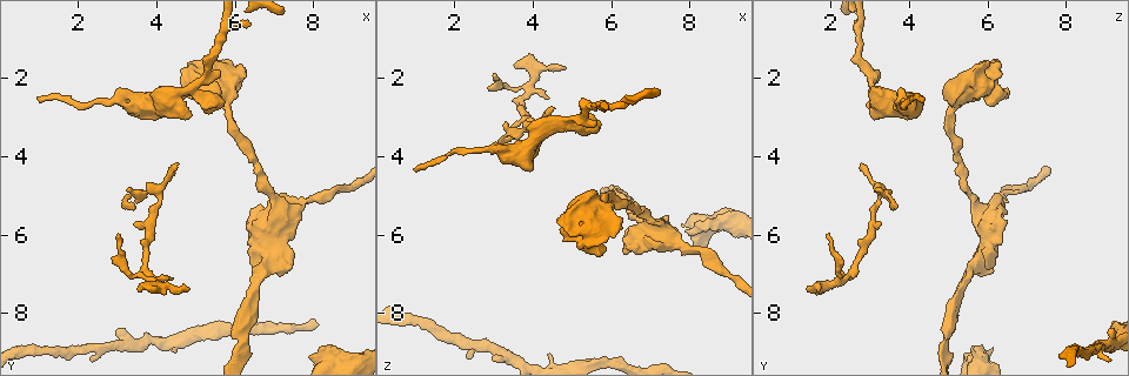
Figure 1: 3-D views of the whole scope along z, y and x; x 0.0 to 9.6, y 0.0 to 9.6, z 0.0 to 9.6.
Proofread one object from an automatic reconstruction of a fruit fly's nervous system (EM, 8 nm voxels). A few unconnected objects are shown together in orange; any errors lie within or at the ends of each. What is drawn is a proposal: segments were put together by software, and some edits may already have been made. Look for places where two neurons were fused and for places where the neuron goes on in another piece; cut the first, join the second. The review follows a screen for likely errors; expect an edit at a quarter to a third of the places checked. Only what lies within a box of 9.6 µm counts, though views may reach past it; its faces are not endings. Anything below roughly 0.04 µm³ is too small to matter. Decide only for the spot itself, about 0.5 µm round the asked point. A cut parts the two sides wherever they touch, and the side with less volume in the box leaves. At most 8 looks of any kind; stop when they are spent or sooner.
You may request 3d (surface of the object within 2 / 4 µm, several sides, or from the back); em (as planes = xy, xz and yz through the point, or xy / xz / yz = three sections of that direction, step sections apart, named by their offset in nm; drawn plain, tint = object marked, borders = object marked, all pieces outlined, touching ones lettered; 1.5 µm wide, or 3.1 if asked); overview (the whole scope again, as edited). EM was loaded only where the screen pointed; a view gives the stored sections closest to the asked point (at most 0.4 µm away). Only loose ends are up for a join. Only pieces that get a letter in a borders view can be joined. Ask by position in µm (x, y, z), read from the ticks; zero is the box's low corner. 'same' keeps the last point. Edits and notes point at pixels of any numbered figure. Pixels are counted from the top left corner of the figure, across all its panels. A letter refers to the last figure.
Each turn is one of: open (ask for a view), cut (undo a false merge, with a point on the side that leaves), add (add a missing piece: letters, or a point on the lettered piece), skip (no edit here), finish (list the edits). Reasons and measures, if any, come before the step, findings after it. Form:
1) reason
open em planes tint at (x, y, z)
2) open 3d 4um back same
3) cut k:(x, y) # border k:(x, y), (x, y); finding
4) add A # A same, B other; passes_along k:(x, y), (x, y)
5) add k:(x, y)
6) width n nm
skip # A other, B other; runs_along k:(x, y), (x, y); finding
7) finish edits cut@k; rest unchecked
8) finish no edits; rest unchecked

branch stops here
open 3d 2um at (4.80, 2.95, 3.15)

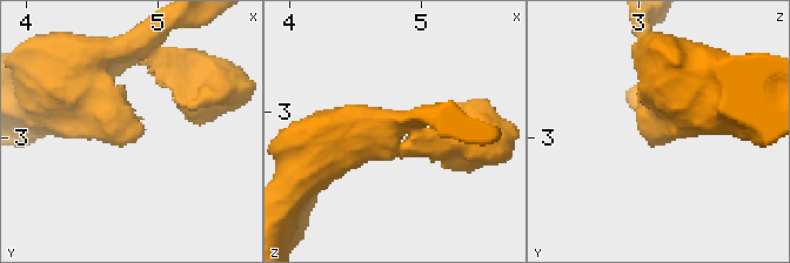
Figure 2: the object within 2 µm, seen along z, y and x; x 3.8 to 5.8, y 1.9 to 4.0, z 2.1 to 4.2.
shape alone is not enough
open em planes borders at (4.86, 2.92, 3.16)

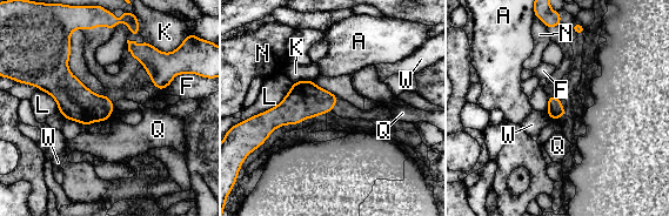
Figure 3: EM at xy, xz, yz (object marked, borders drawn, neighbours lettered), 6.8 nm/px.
skip # A other, F other, K other, L other, N other, Q other, W other; border 3:(546, 113), (553, 119); none of them fits

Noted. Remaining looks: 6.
an open end
open em planes plain at (3.40, 5.70, 3.25)

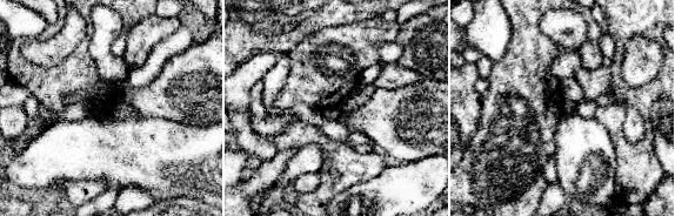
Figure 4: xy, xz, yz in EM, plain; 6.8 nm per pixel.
open em planes borders same

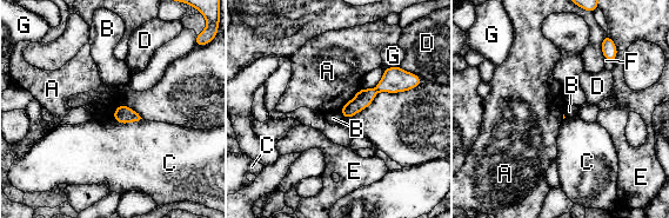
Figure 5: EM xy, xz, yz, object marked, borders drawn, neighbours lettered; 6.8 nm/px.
skip # A other, B other, C other, D other, E other, F other, G other; none of them fits

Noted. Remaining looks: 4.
open 3d 2um at (0.95, 2.60, 4.30)

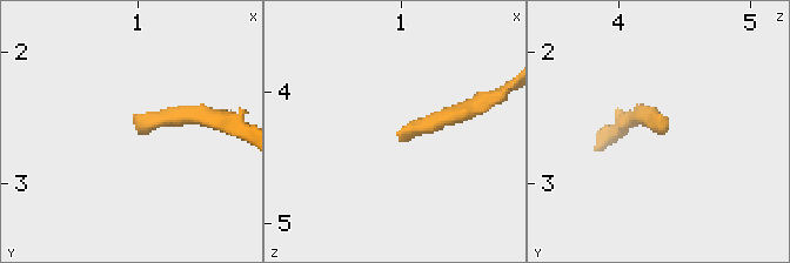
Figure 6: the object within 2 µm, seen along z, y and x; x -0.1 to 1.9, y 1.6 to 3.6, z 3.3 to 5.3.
open em planes tint at (1.00, 2.58, 4.36)

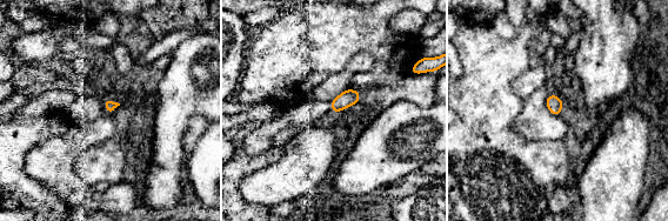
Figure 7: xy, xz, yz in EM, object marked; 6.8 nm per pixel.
open em planes borders same

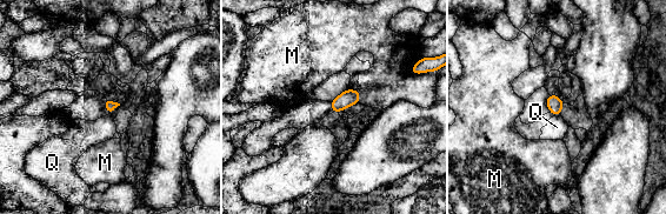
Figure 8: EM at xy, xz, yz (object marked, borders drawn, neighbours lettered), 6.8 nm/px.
width 70 nm
skip # M other, Q other; border 8:(560, 114), (554, 116); no lettered piece goes on from it

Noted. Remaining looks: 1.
arms run side by side
open em planes borders at (7.20, 5.65, 5.85)

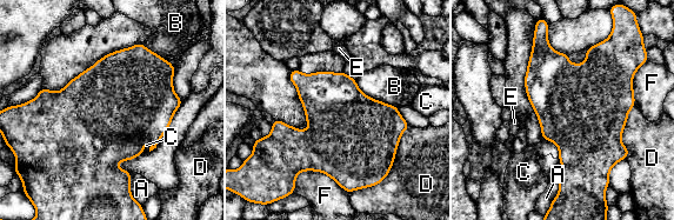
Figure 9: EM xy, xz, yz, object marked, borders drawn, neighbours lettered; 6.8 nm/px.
skip # A other, B other, C other, D other, E other, F other; border 9:(542, 137), (556, 146), (559, 155); continuous, no second neuron

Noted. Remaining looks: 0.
finish no edits; rest unchecked

